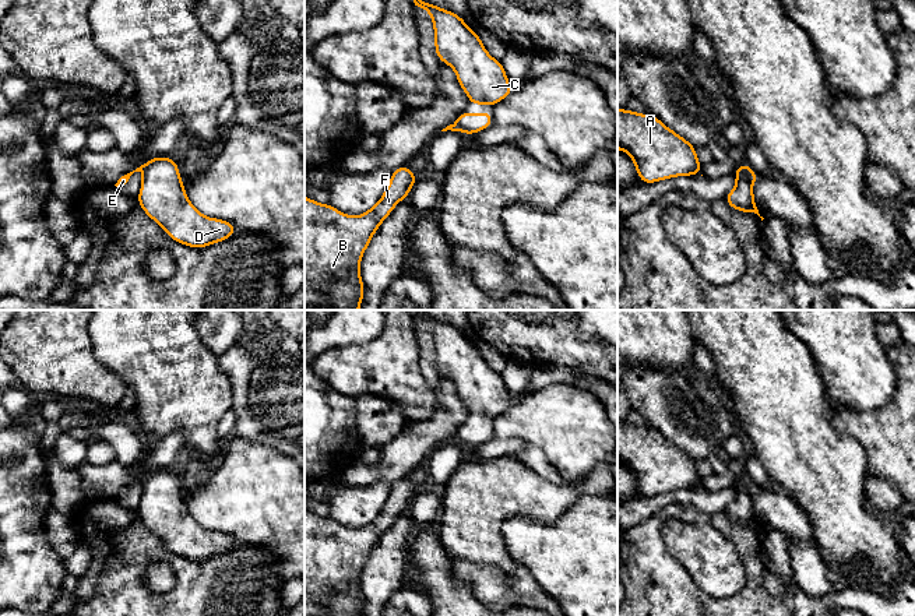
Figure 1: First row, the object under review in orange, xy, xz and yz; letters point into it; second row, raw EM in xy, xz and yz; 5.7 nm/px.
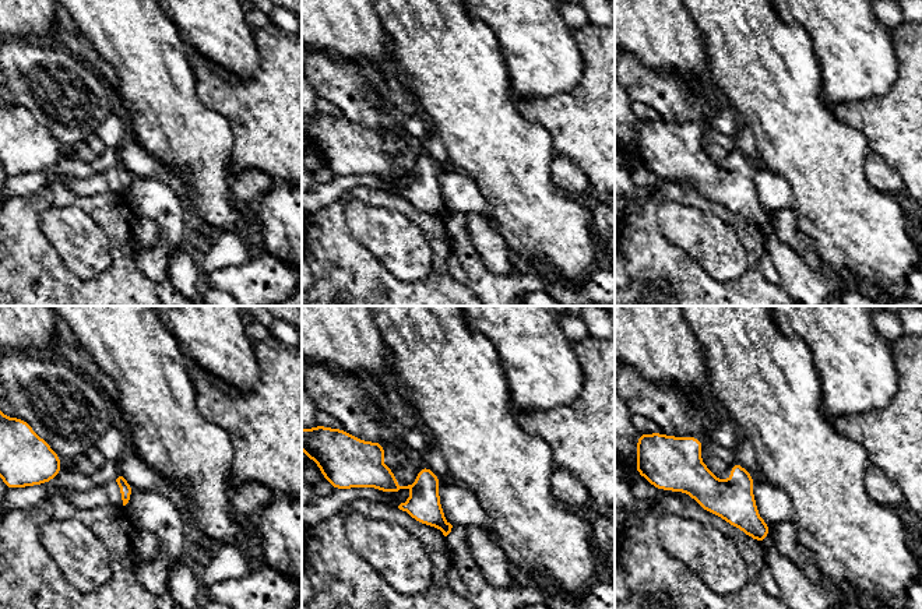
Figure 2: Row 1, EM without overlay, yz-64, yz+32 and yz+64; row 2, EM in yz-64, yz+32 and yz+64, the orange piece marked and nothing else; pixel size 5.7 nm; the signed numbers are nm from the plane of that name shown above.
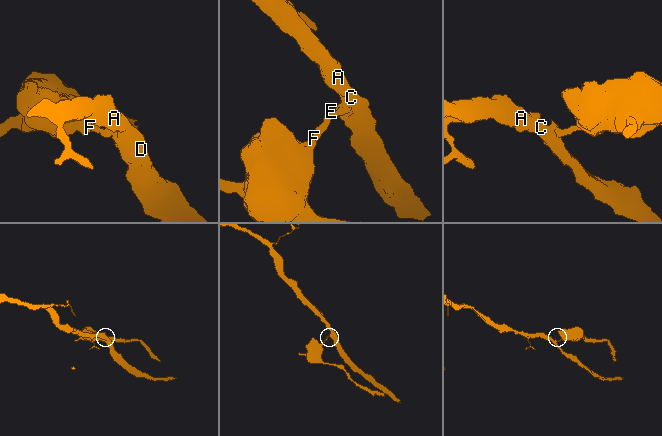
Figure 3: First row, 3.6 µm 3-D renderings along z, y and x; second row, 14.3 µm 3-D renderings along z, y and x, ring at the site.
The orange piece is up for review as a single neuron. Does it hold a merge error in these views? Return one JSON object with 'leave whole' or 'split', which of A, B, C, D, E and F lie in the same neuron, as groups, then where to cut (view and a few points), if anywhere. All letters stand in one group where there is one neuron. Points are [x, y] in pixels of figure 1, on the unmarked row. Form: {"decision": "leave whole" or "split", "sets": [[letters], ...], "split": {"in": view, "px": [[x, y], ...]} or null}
{"decision": "split", "sets": [["A", "C", "D"], ["B", "E", "F"]], "split": {"in": "yz", "px": [[745, 477], [748, 492], [752, 496]]}}

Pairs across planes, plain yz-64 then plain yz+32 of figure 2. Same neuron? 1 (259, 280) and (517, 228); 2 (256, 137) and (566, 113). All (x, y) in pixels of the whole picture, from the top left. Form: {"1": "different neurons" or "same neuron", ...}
{"1": "different neurons", "2": "same neuron"}

